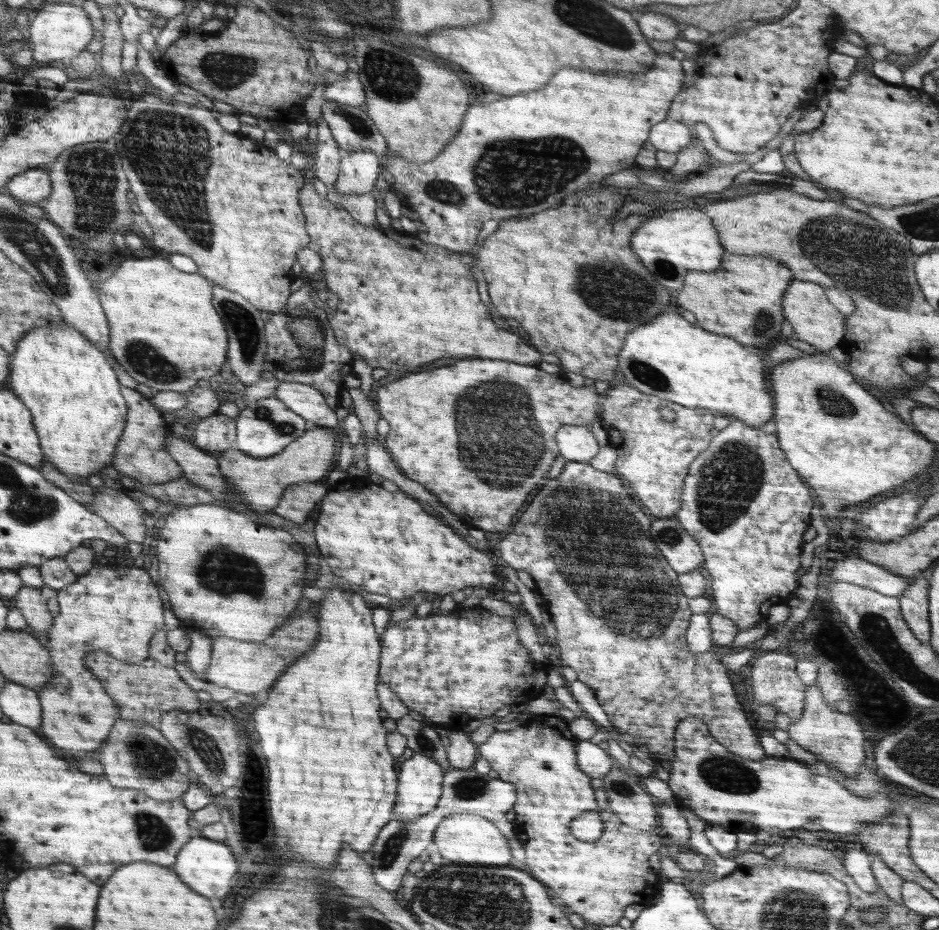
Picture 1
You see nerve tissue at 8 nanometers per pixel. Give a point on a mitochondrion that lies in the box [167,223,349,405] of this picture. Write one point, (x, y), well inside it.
(306, 339)

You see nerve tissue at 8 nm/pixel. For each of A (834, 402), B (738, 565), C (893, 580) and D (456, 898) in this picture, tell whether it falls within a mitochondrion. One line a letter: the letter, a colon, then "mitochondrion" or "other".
A: mitochondrion
B: other
C: other
D: mitochondrion

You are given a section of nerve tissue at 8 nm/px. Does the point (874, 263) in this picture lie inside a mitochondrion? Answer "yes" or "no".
yes

